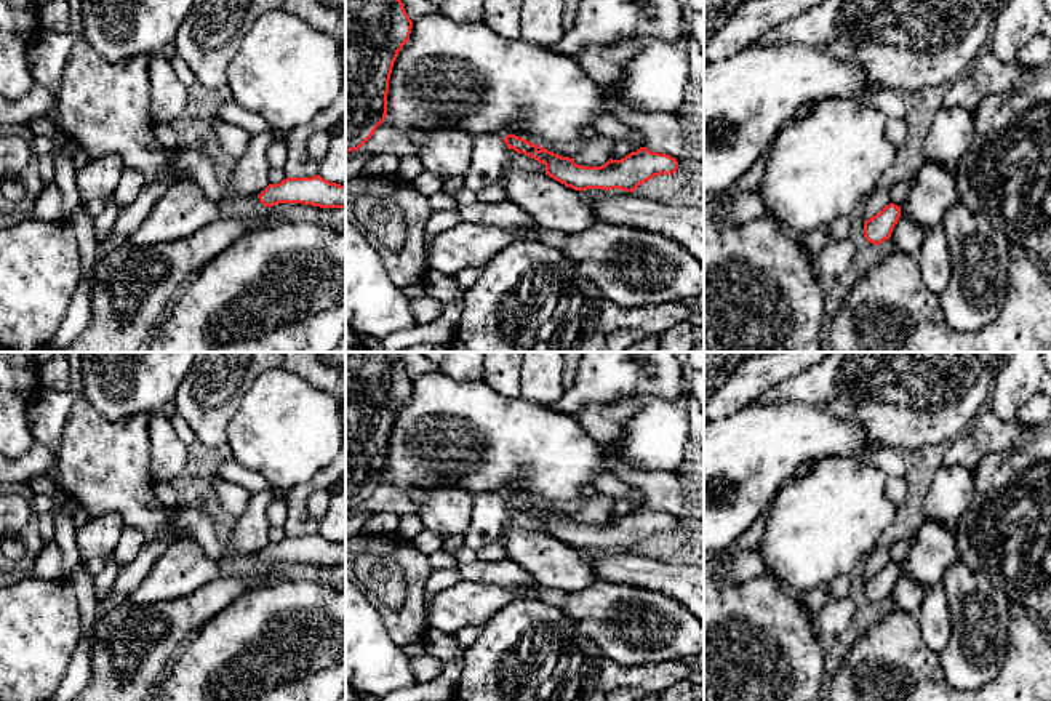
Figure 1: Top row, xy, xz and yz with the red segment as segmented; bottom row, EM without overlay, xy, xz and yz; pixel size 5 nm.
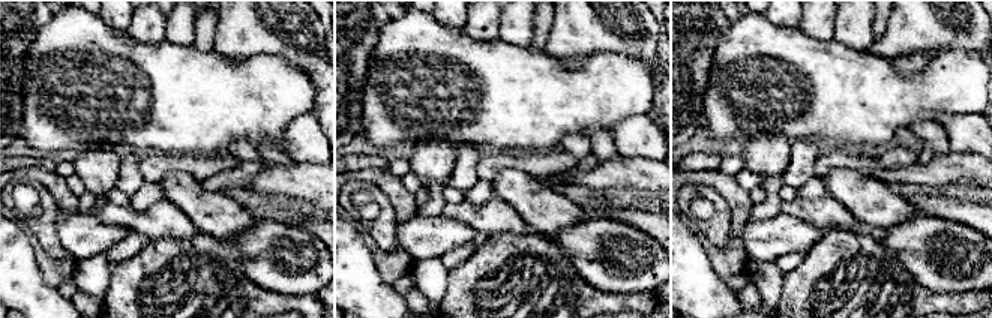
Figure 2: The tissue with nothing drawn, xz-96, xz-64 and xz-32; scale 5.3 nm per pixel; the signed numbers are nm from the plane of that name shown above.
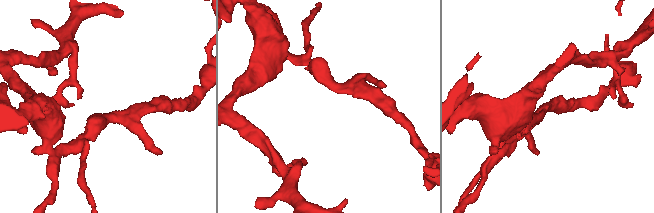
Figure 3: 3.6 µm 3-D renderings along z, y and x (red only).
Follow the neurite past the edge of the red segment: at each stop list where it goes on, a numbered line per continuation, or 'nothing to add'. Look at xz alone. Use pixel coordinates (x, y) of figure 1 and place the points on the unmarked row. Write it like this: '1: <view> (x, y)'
nothing to add

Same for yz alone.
nothing to add

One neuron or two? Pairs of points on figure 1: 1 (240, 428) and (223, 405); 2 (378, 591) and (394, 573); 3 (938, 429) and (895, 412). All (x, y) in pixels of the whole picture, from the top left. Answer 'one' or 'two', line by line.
1: two
2: one
3: one

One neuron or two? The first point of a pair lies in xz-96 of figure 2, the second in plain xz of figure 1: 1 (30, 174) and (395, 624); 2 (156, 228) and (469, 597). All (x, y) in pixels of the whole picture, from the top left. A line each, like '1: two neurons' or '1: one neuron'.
1: one neuron
2: two neurons

